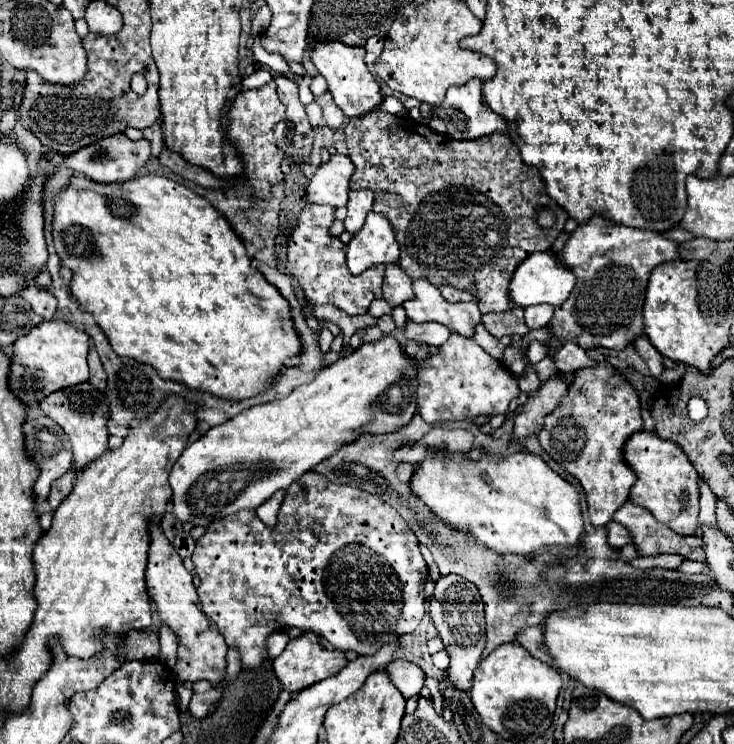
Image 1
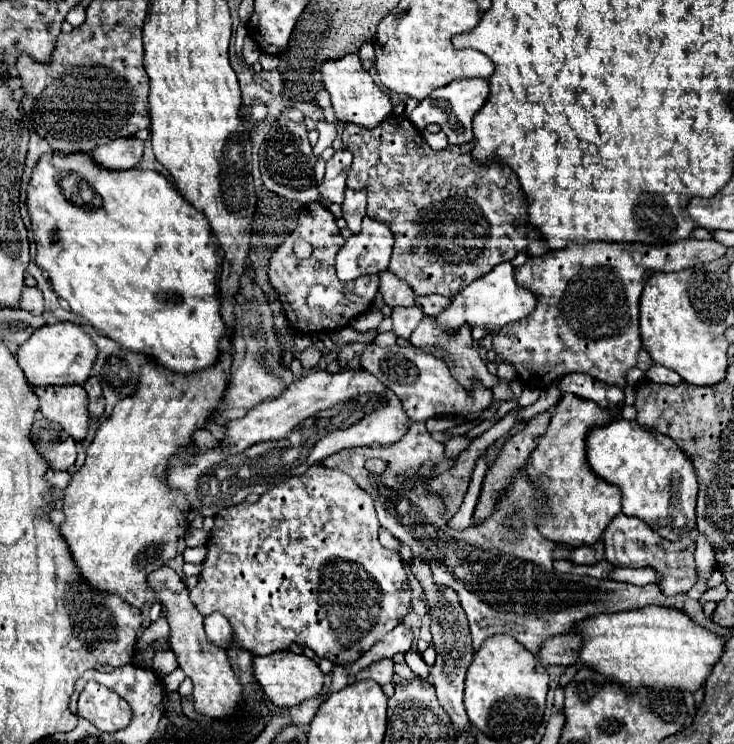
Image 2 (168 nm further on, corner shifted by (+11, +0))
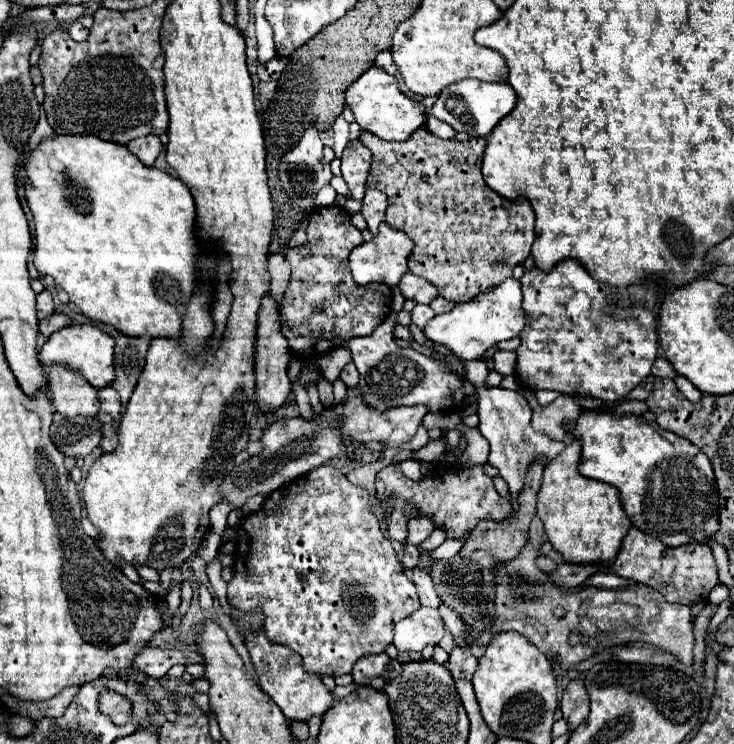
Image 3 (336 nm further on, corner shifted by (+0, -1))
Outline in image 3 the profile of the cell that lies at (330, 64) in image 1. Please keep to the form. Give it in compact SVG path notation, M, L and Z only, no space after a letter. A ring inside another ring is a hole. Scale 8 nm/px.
M372 65L366 69L356 83L346 89L346 105L354 113L356 123L386 141L406 141L420 125L424 125L424 107L400 93L396 77L384 73L380 67Z

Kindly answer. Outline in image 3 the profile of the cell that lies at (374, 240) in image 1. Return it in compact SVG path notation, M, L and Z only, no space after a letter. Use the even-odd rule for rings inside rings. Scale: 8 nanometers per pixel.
M380 223L380 233L374 239L358 245L350 253L350 269L352 269L354 281L358 285L368 285L368 283L378 281L378 283L386 283L390 287L396 287L400 277L408 271L406 263L408 263L408 255L410 255L412 247L414 247L414 243L402 231L396 231L390 225Z

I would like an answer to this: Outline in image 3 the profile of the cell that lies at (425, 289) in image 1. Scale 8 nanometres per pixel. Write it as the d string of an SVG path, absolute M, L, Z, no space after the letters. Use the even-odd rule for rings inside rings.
M452 355L462 367L464 367L464 375L466 379L474 385L476 389L476 403L478 403L478 417L480 417L480 433L482 437L490 443L490 457L488 463L494 465L500 475L504 477L504 481L510 487L510 495L512 495L512 503L516 505L516 495L520 493L522 485L524 485L524 475L528 465L538 457L538 455L546 455L546 459L554 459L564 447L566 443L562 441L552 441L548 439L544 433L538 433L530 427L530 417L532 417L532 407L528 405L528 401L518 395L518 391L508 391L502 387L488 387L486 385L486 377L488 377L488 367L486 361L480 357L476 361L464 361L456 355Z

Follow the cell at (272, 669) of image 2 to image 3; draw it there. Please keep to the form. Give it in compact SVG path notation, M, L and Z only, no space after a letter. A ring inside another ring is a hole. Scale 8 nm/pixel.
M258 631L256 635L246 635L244 641L250 651L252 663L256 667L256 675L258 675L262 691L272 697L272 701L280 707L280 711L288 719L308 721L312 715L324 715L332 707L334 695L330 693L330 689L322 683L318 675L308 673L304 669L300 655L296 655L292 649L268 641L262 631Z

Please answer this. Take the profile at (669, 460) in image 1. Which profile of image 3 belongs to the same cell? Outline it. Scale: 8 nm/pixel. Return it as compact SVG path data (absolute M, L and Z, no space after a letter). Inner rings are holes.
M584 411L572 427L572 435L582 439L580 473L610 483L620 491L620 501L634 527L660 539L668 547L684 543L706 543L718 531L718 489L710 459L690 441L662 429L654 429L638 415L614 417L610 413Z

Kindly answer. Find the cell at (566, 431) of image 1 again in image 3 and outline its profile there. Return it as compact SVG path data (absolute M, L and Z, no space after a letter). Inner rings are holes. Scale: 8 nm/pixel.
M570 437L564 453L554 457L544 467L542 487L538 493L536 515L544 523L548 541L570 563L612 563L624 535L632 527L628 515L622 509L618 489L580 475L578 465L582 459L582 441Z

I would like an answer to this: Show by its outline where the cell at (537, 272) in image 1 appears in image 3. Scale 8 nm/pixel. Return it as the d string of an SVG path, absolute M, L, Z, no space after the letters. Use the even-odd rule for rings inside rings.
M508 277L500 285L480 293L480 297L466 303L458 303L450 313L436 315L424 327L424 335L436 343L444 343L452 353L456 353L462 359L476 359L482 357L484 351L496 345L498 341L518 337L526 323L528 313L522 307L520 283L514 277Z

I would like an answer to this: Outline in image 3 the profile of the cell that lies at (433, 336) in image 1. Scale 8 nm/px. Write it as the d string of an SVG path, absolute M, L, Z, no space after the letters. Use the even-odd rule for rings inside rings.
M416 305L412 309L412 323L422 329L422 325L426 325L430 319L434 317L434 311L430 309L430 305Z

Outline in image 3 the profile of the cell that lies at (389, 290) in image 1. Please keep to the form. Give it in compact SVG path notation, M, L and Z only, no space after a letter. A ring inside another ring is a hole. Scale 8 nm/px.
M406 273L400 279L398 289L406 299L412 299L416 303L430 303L438 295L438 291L436 291L436 287L432 283L428 283L426 279L420 279L414 273Z

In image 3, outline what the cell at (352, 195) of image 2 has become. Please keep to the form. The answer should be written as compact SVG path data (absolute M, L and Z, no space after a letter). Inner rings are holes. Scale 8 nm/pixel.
M366 189L360 213L366 219L368 231L372 235L378 233L378 225L384 221L386 207L388 207L388 201L386 201L386 195L382 191L378 191L378 189Z

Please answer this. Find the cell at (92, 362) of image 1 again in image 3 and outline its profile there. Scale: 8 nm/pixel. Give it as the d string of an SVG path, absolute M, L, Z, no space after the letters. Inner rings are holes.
M112 385L98 389L98 399L102 403L100 413L98 413L98 419L102 423L102 427L100 427L100 431L102 431L100 447L102 447L102 451L114 451L114 447L118 443L116 429L120 425L122 403L120 403L120 397L118 397L118 393Z

